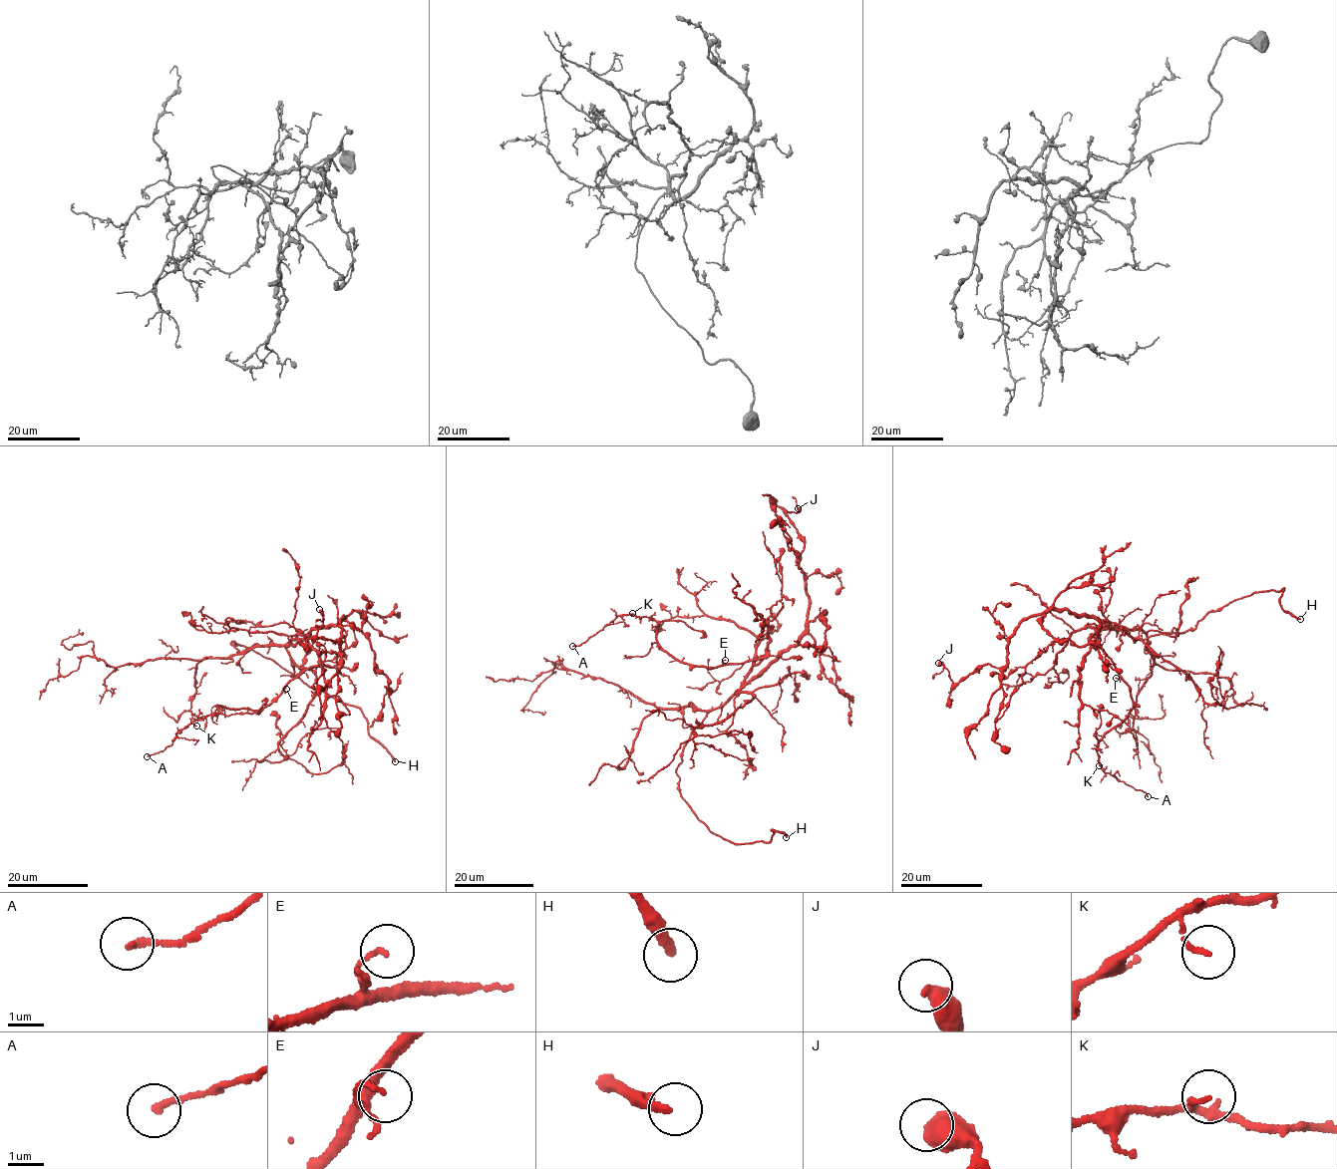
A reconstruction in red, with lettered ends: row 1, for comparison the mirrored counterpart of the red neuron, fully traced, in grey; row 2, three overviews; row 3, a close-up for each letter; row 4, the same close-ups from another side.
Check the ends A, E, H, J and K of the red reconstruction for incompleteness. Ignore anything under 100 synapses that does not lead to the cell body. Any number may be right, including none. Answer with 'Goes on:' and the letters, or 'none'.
Goes on: H

